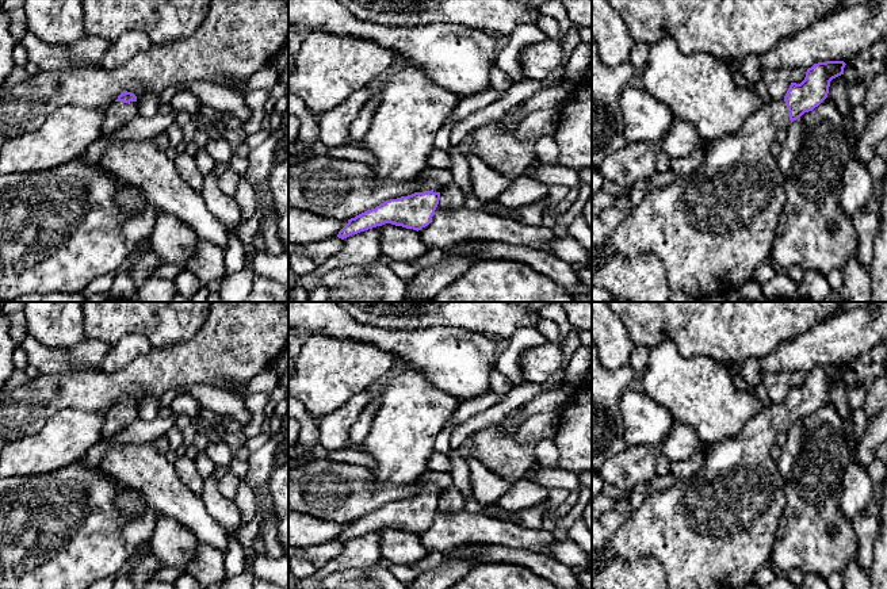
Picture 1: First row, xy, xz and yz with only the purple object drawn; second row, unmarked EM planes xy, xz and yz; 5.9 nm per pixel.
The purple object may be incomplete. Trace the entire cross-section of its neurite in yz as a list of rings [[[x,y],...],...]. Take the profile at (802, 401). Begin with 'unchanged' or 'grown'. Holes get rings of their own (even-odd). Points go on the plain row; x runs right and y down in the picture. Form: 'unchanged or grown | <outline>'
grown | [[[844,364],[814,367],[800,387],[791,386],[783,403],[764,408],[743,425],[739,435],[714,444],[704,464],[692,478],[674,481],[668,489],[649,496],[642,506],[612,533],[605,544],[605,559],[654,557],[666,567],[670,589],[739,589],[750,585],[756,571],[769,563],[776,531],[787,504],[785,481],[771,458],[775,437],[818,410],[827,401],[830,385],[844,378],[845,368]]]

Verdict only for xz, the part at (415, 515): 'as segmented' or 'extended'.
extended

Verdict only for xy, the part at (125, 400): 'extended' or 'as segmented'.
extended

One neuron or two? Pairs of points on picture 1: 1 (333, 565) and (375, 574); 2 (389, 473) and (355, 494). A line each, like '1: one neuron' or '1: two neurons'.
1: two neurons
2: two neurons

